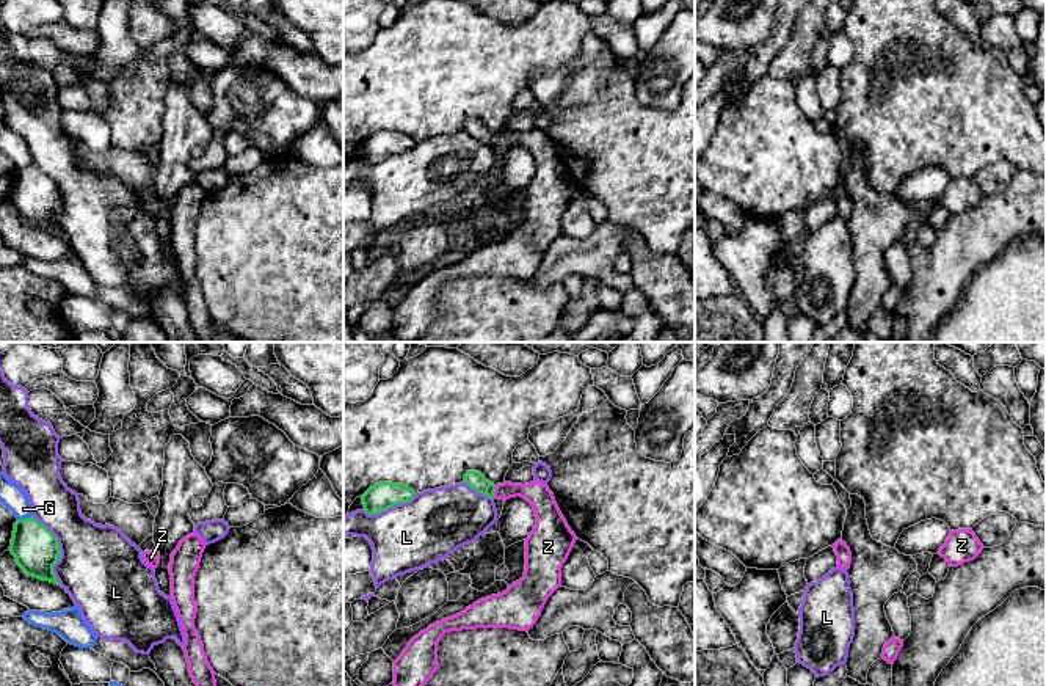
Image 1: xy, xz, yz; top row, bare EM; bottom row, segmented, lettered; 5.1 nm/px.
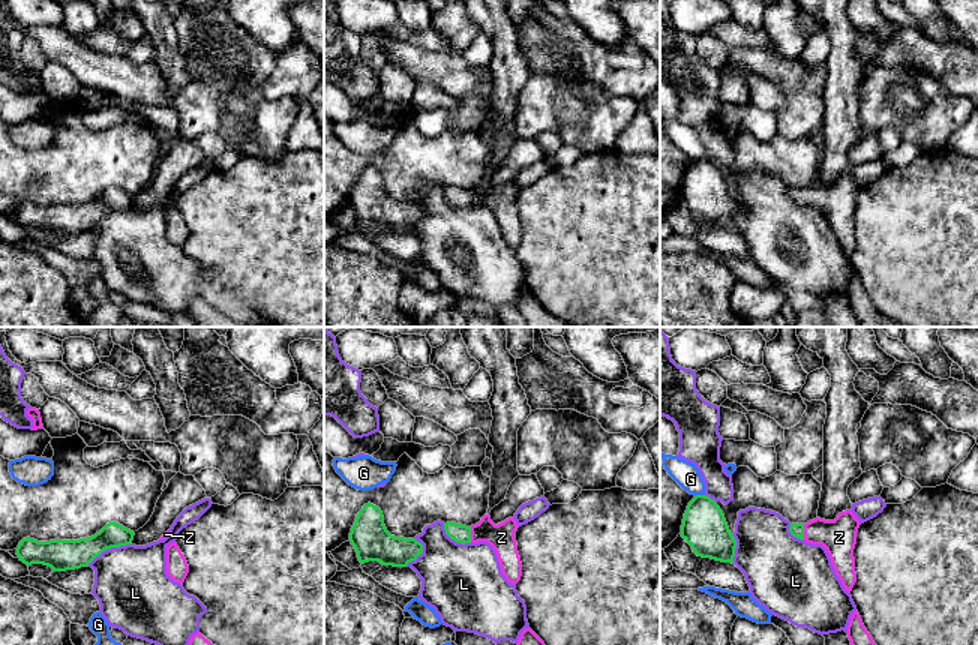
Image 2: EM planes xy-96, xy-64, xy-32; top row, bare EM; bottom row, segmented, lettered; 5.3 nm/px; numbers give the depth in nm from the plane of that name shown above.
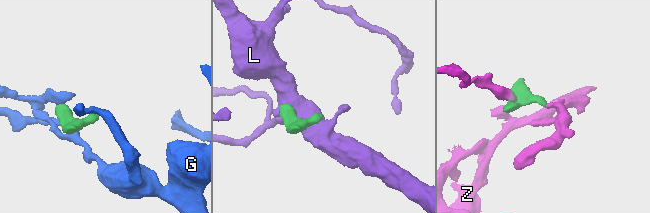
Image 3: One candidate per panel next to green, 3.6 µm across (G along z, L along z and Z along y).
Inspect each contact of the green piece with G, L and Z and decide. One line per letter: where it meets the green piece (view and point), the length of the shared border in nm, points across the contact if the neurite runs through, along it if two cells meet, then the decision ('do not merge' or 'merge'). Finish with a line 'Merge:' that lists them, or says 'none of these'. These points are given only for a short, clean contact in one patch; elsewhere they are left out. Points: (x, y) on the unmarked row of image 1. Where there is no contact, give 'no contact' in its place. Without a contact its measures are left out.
G: contact xy (24, 167); length 80 nm; border xy (32, 164), (18, 168); do not merge
L: contact xy (58, 198); length 380 nm; do not merge
Z: contact xz (494, 138); length 70 nm; way xz (474, 127), (494, 138), (527, 138), (538, 143); merge
Merge: Z

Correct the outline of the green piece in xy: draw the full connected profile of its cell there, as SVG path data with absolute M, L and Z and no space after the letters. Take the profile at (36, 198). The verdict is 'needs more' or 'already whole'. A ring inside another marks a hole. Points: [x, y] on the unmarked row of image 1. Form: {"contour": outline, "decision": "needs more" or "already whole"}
{"contour": "M35 165L14 171L9 199L28 224L60 234L53 221L61 206L58 187Z", "decision": "already whole"}

